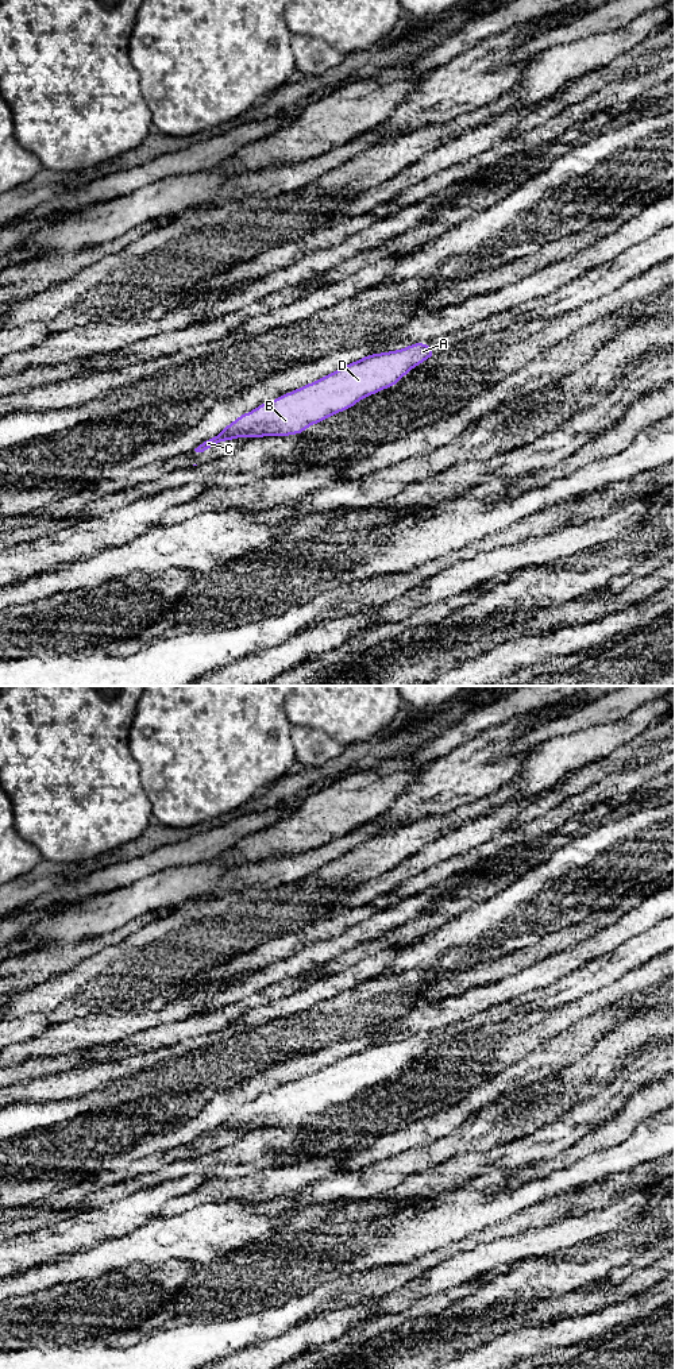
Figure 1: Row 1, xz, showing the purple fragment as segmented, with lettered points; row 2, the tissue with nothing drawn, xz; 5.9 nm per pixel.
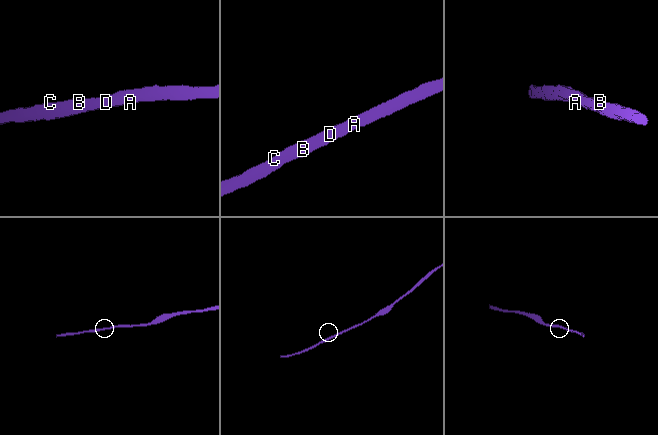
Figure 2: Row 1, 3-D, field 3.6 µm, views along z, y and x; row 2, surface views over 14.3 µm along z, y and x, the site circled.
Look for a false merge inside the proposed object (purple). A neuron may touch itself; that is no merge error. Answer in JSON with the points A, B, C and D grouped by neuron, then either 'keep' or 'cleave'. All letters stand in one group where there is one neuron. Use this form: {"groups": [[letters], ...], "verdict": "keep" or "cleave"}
{"groups": [["A", "B", "C", "D"]], "verdict": "keep"}

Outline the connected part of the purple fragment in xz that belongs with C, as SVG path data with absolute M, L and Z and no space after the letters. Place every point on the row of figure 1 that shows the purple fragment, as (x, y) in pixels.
M428 343L367 355L313 383L265 402L238 417L217 436L202 441L194 451L204 452L223 440L240 436L255 439L302 433L309 425L352 408L381 389L394 386L413 367L436 355Z

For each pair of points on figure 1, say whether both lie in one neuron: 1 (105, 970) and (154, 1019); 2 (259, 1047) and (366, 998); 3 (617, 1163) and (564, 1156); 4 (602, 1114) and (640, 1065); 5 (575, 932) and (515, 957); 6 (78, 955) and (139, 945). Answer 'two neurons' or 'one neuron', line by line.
1: two neurons
2: one neuron
3: two neurons
4: one neuron
5: one neuron
6: two neurons

